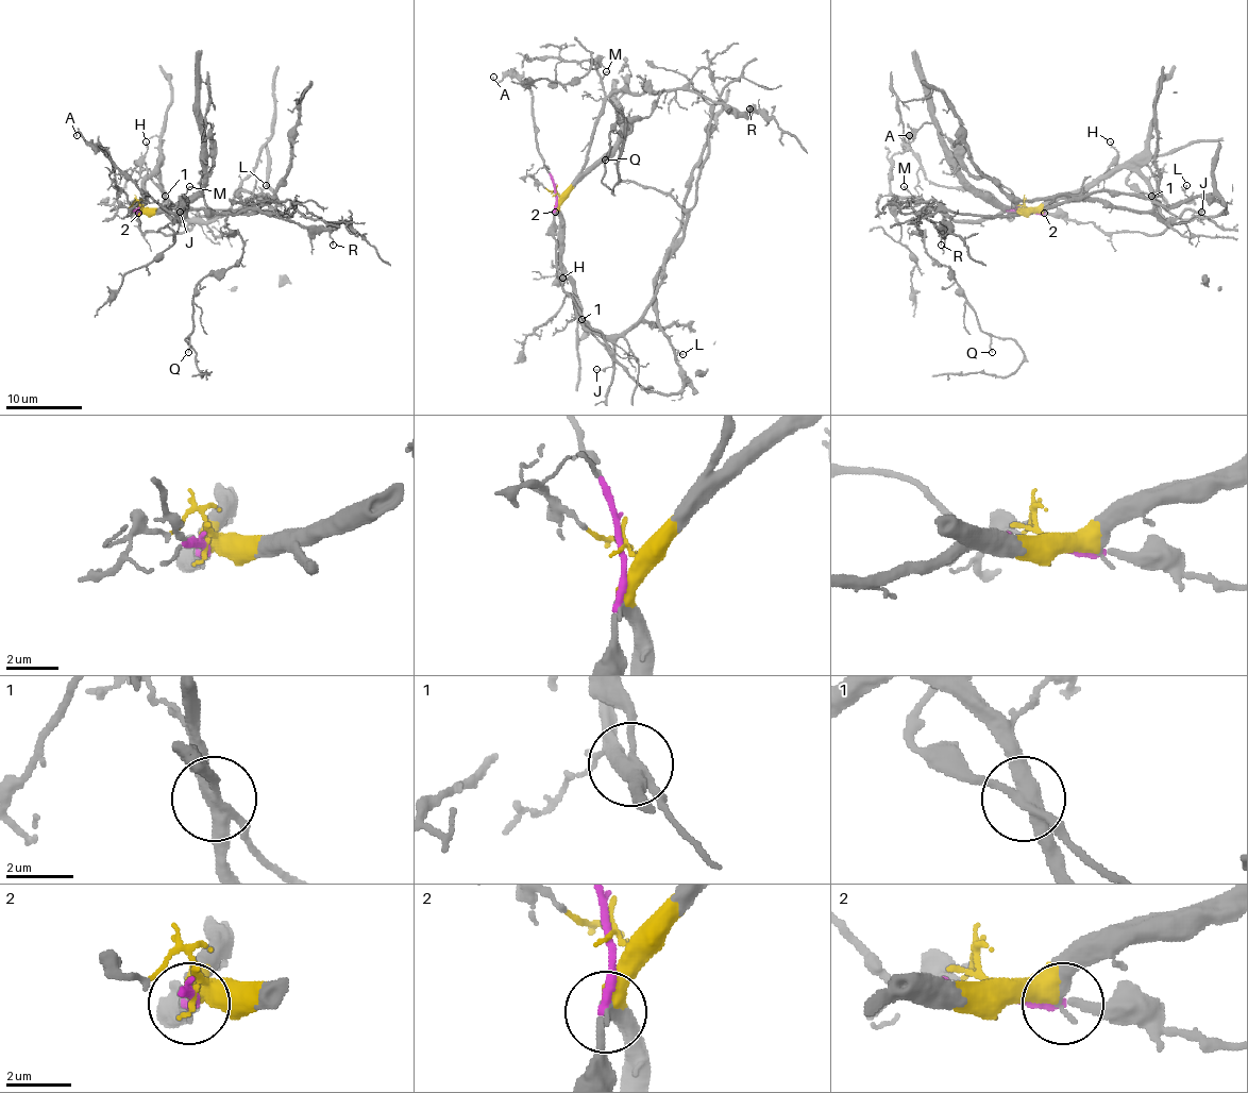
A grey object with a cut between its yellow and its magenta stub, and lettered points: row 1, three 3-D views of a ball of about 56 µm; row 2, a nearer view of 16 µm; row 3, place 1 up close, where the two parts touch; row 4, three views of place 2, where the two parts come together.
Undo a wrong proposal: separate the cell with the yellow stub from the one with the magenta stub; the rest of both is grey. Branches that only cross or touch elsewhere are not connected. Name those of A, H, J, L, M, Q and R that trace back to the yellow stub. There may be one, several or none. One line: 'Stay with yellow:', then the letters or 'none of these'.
Stay with yellow: H, J, M, Q, R

